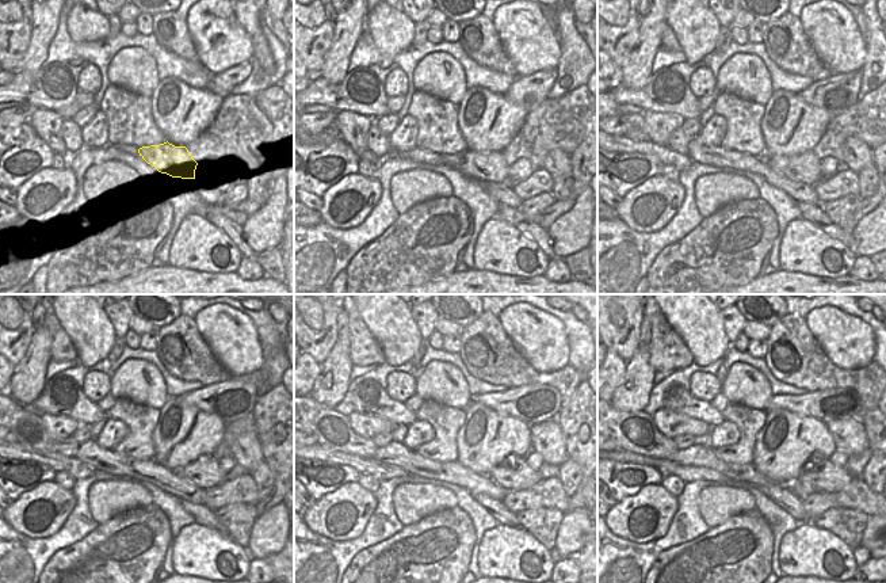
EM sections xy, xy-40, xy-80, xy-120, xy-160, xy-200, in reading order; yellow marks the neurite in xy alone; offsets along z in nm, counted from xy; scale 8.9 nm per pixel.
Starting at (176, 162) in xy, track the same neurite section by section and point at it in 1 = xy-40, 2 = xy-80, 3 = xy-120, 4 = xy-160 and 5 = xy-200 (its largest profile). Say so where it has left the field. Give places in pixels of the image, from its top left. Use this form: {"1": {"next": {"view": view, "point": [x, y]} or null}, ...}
{"1": {"next": {"view": "xy-40", "point": [485, 166]}}, "2": {"next": {"view": "xy-80", "point": [805, 168]}}, "3": {"next": {"view": "xy-120", "point": [203, 472]}}, "4": {"next": {"view": "xy-160", "point": [514, 473]}}, "5": {"next": {"view": "xy-200", "point": [825, 476]}}}

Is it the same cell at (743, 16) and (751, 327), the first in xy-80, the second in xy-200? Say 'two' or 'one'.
one

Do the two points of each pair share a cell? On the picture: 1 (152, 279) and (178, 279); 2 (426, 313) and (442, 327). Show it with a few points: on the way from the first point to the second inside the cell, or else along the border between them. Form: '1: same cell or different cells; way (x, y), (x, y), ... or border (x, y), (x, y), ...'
1: same cell; way (159, 279), (171, 279)
2: different cells; border (439, 316), (434, 328)

